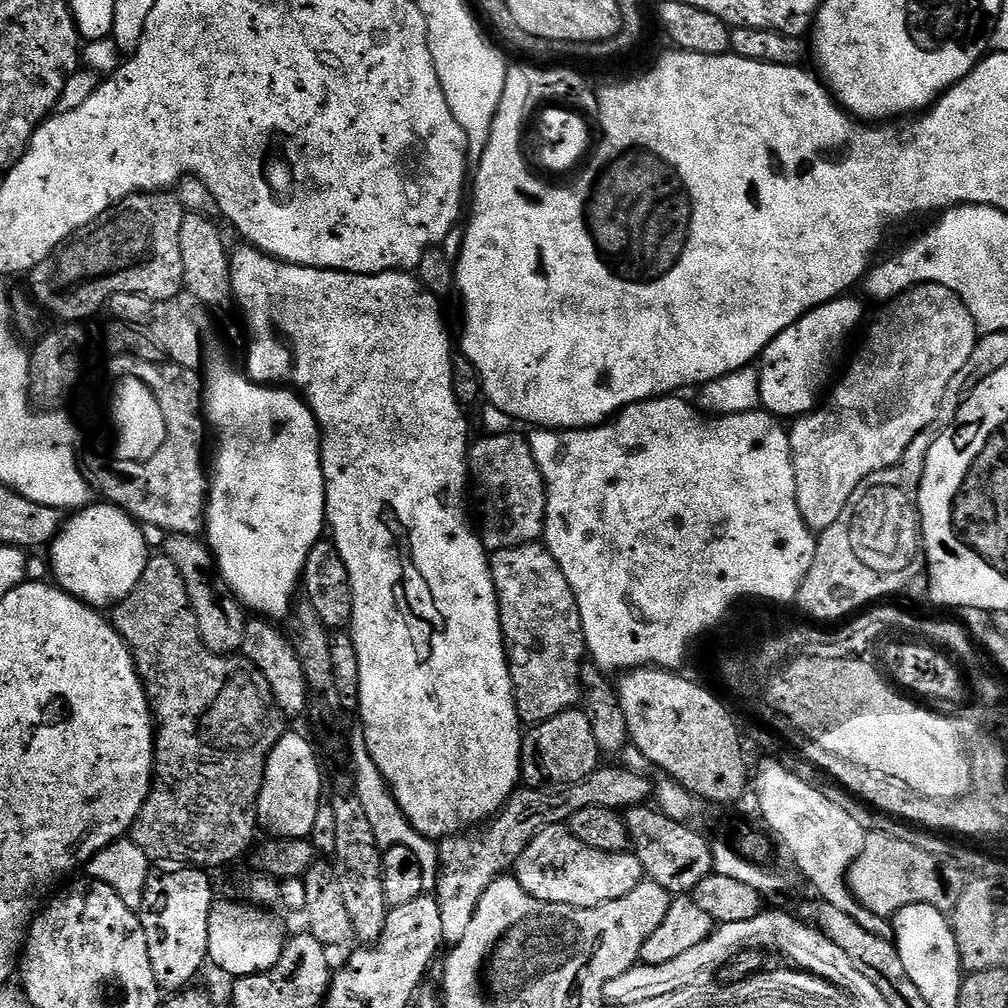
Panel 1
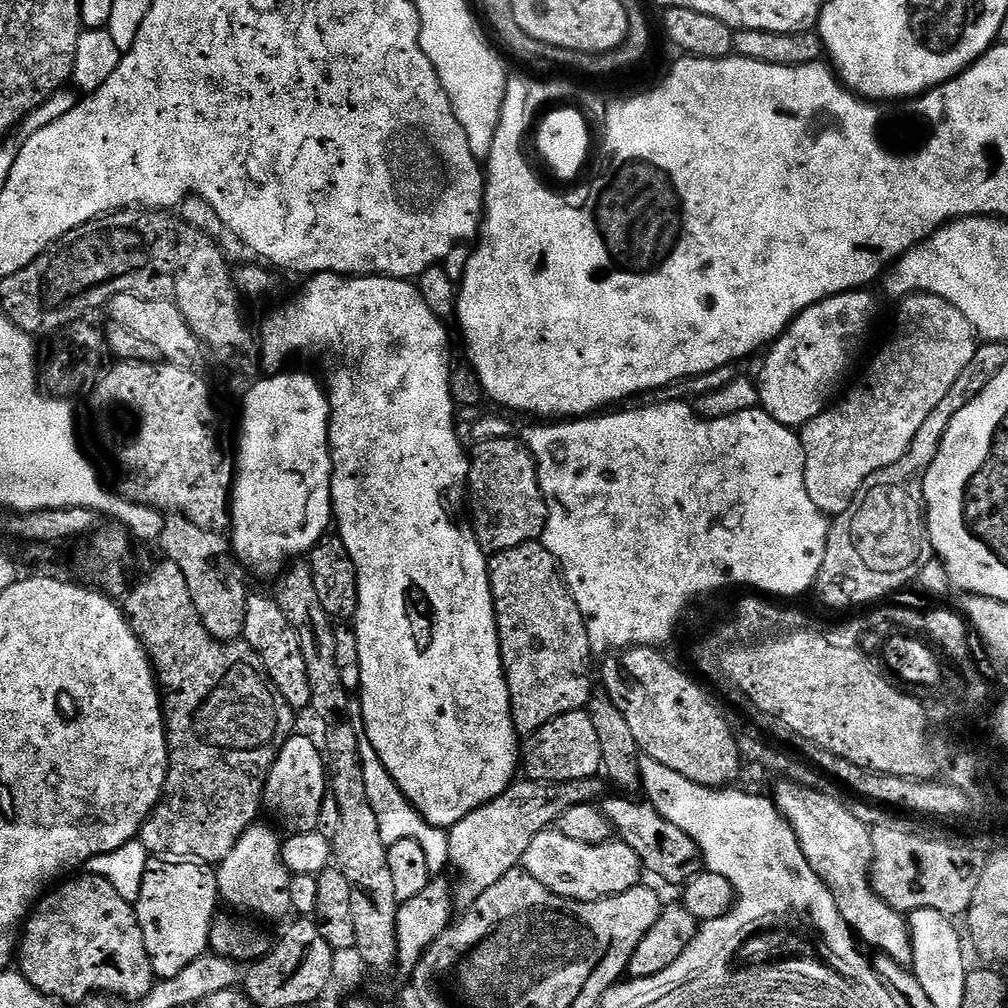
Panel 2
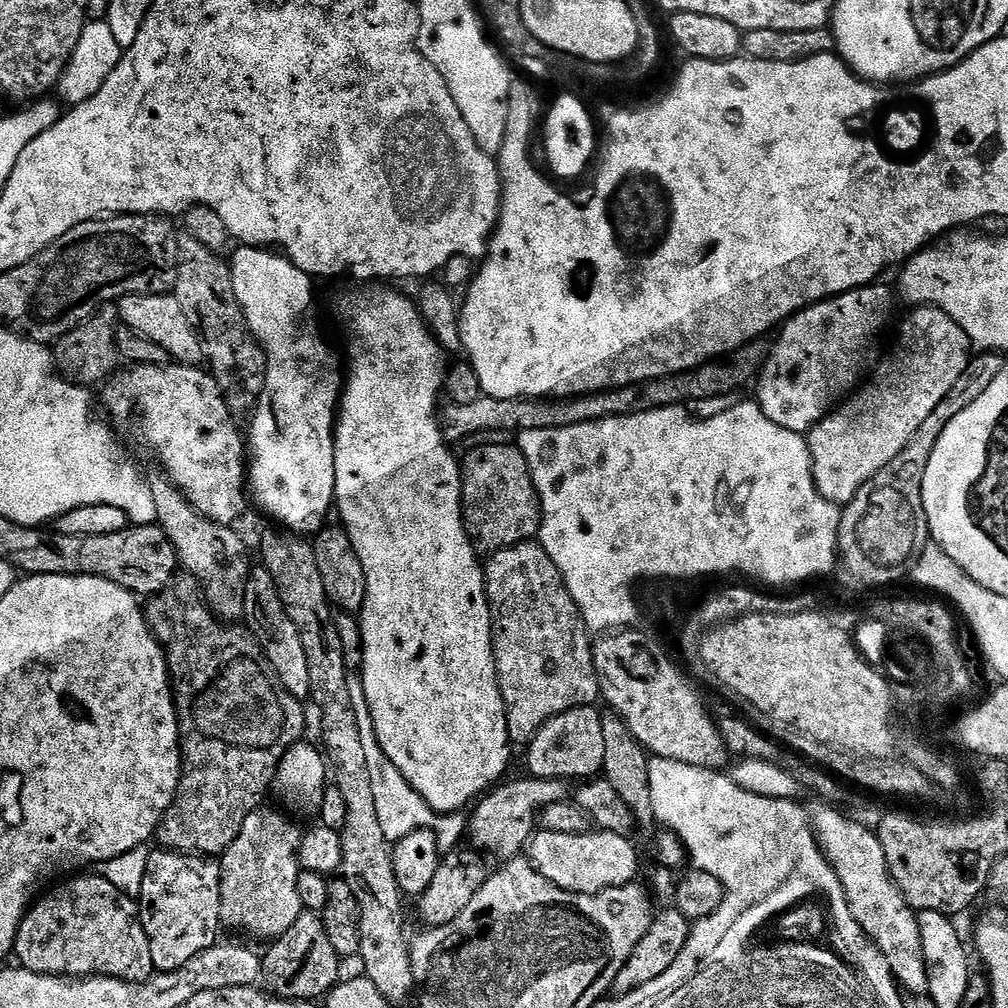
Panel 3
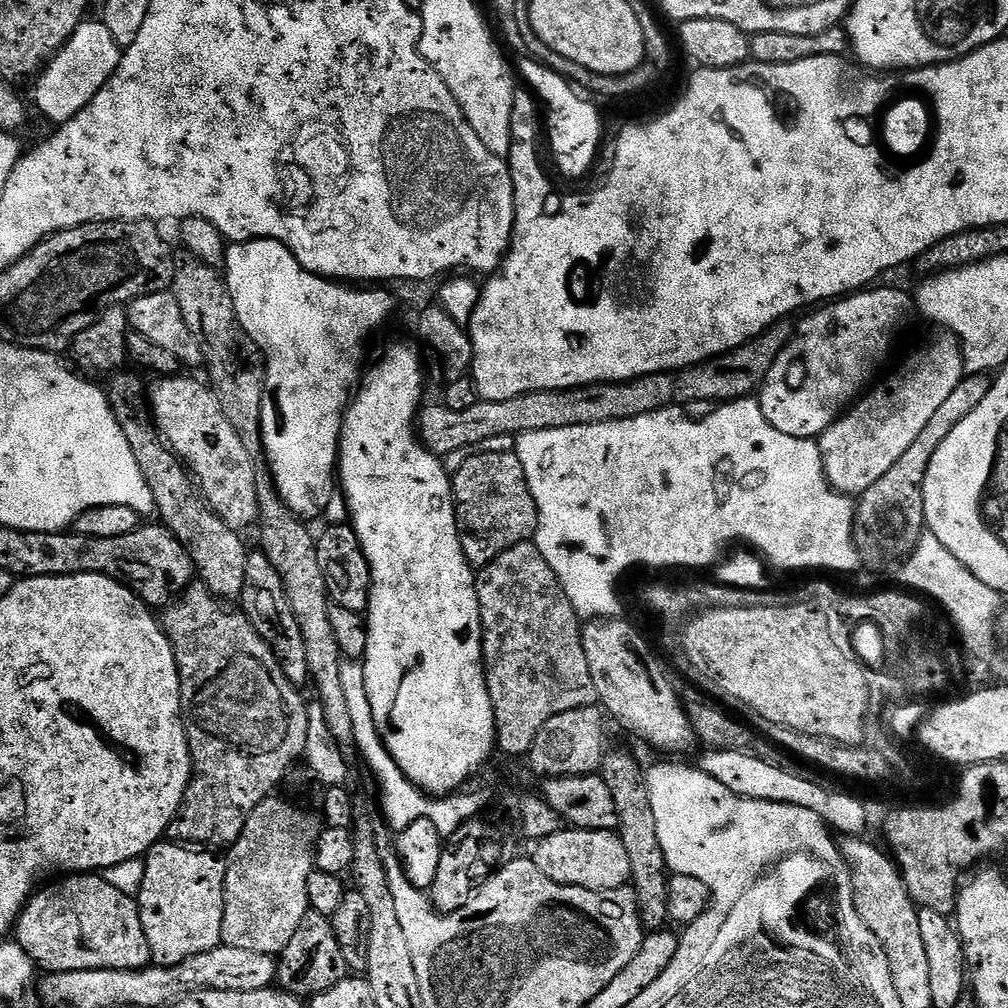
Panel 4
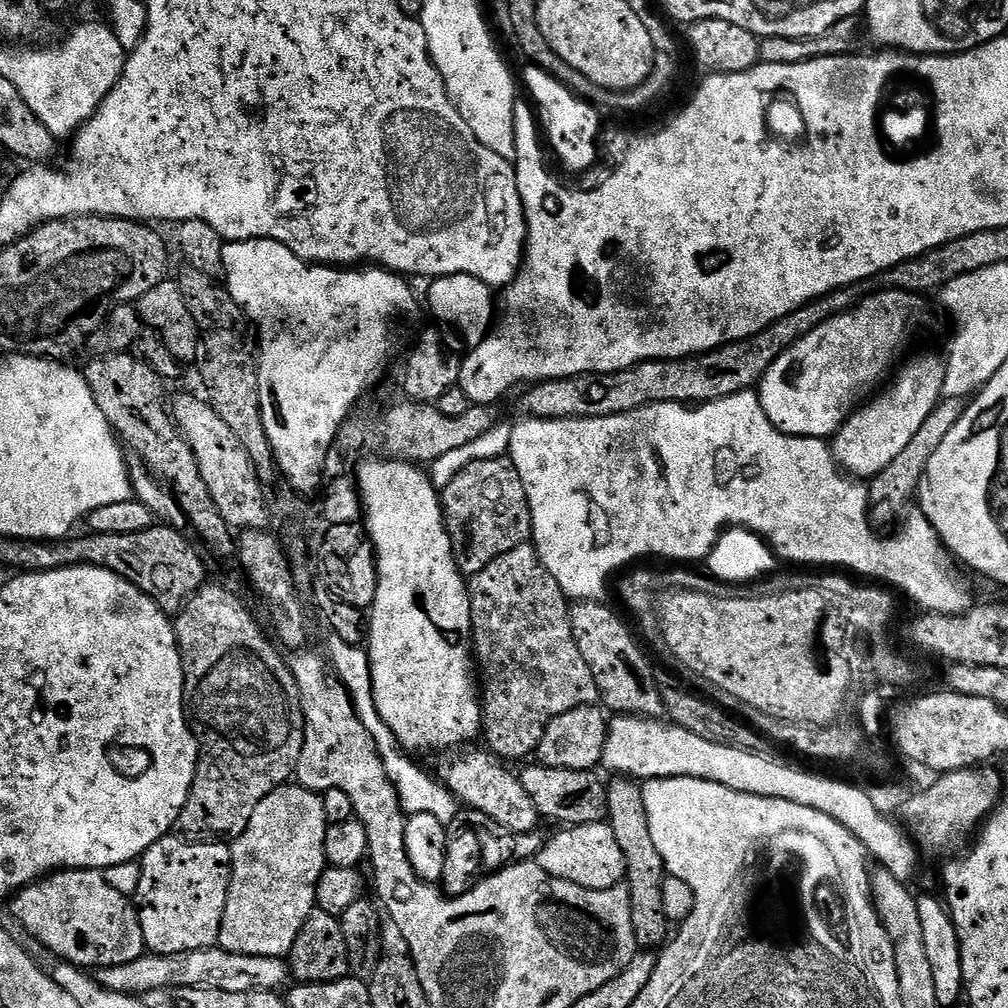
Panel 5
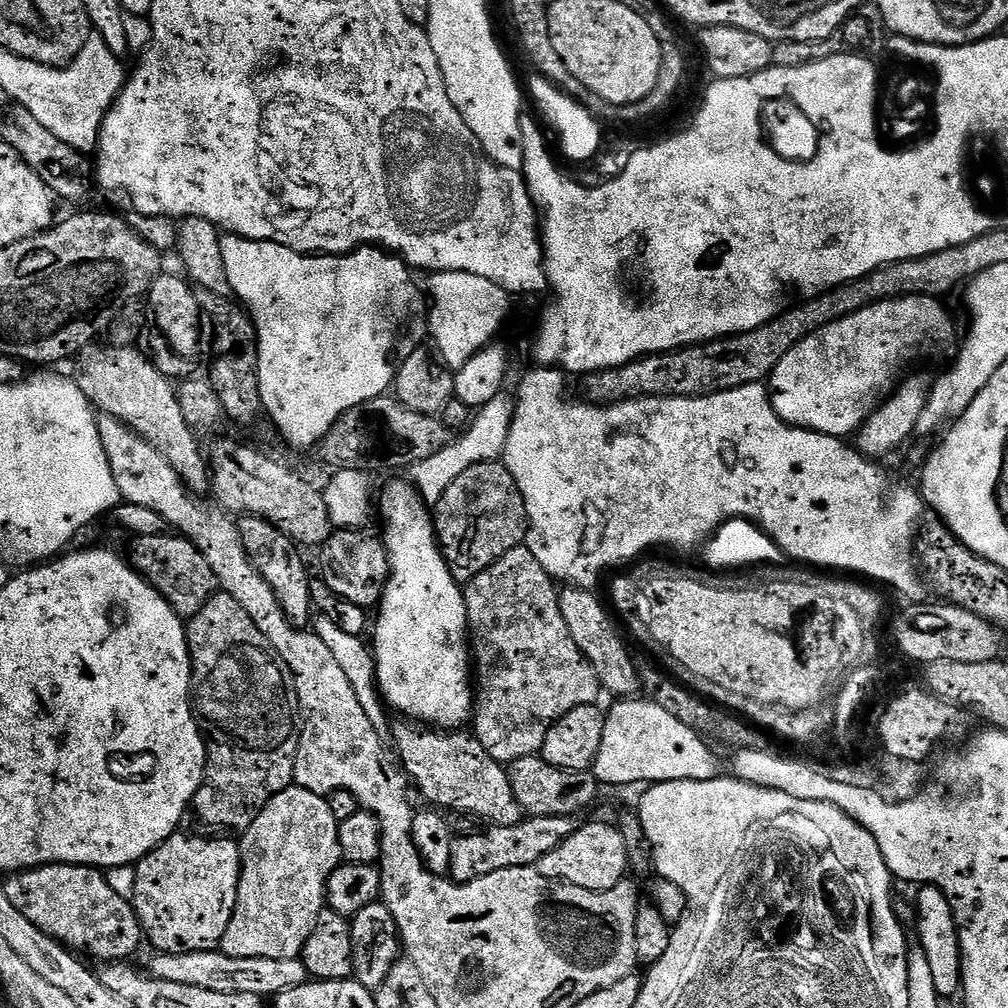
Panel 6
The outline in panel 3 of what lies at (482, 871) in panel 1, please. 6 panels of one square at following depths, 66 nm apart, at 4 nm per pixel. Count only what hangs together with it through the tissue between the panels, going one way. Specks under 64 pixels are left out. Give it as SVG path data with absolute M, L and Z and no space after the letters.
M509 779L493 787L491 791L475 801L468 816L466 836L469 841L472 839L471 847L477 853L489 852L490 855L497 856L500 862L517 859L527 849L537 831L541 808L546 807L547 804L558 804L569 799L569 781L523 779L512 781Z

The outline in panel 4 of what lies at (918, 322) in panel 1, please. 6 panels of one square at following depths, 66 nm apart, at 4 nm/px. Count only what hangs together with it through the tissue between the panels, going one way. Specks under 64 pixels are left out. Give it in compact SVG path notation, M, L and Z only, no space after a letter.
M947 330L939 334L941 336L926 341L917 352L910 353L897 366L896 372L890 373L867 394L861 395L819 436L824 473L836 492L858 498L866 490L870 490L870 486L874 486L874 482L878 482L878 478L882 478L882 474L886 474L886 470L890 470L890 466L894 466L894 462L898 462L898 458L902 458L906 450L910 450L918 434L922 434L926 422L930 422L932 415L942 407L942 402L946 402L946 397L954 390L954 386L958 386L958 382L964 379L966 373L959 340Z

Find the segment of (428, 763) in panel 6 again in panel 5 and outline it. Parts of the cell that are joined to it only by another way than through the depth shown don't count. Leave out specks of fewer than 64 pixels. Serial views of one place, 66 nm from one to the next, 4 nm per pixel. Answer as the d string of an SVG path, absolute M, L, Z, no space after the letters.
M460 750L449 755L449 760L441 766L438 776L444 787L455 794L457 801L465 809L488 816L506 830L517 834L537 831L541 827L542 817L534 802L530 802L530 794L522 790L519 775L515 771L511 772L508 769L511 767L505 766L487 750L468 751L472 750Z

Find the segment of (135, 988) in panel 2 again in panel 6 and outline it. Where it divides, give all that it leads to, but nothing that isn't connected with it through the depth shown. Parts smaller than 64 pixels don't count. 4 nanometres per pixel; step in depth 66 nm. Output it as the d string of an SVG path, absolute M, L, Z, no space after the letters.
M46 864L43 868L30 868L26 872L17 872L9 875L5 880L8 881L2 884L2 891L6 894L6 898L10 898L10 902L14 907L18 909L21 914L26 914L26 918L30 918L30 922L34 922L34 926L38 926L38 930L50 934L59 944L63 944L65 948L69 948L77 954L83 954L85 957L93 956L94 959L100 960L99 962L124 962L132 958L132 955L139 950L140 940L142 944L140 919L136 916L136 910L132 907L131 900L122 898L122 894L117 894L114 889L110 887L108 877L101 869L88 868L84 864Z

